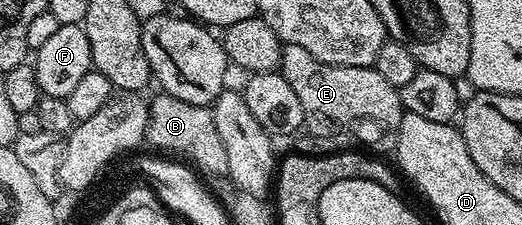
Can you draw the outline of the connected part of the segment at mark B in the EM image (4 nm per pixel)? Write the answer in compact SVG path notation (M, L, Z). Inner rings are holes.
M160 93L148 104L147 146L157 147L157 152L173 151L177 160L195 169L201 176L228 174L228 158L222 146L222 137L218 137L218 129L214 125L214 117L208 107L190 105L190 101L182 101L167 93Z

